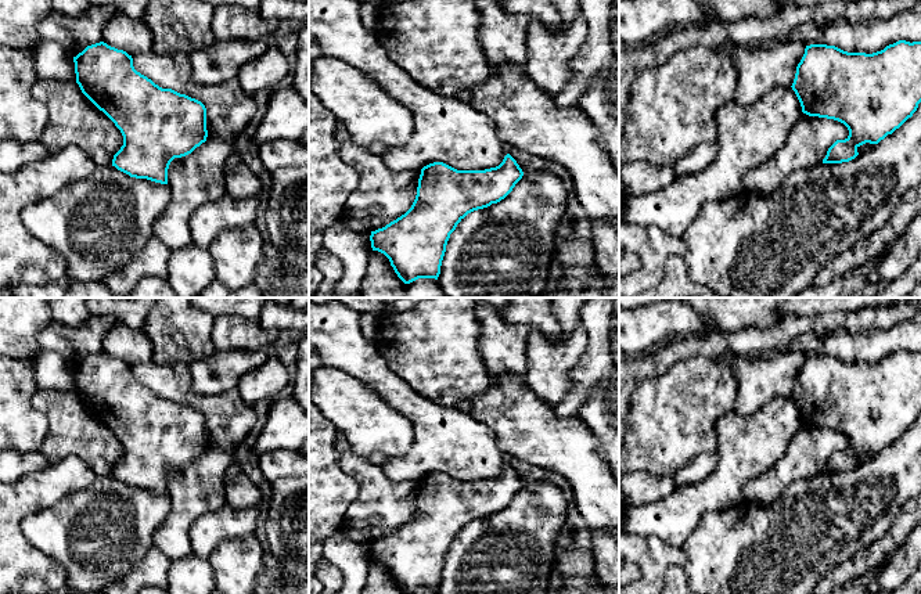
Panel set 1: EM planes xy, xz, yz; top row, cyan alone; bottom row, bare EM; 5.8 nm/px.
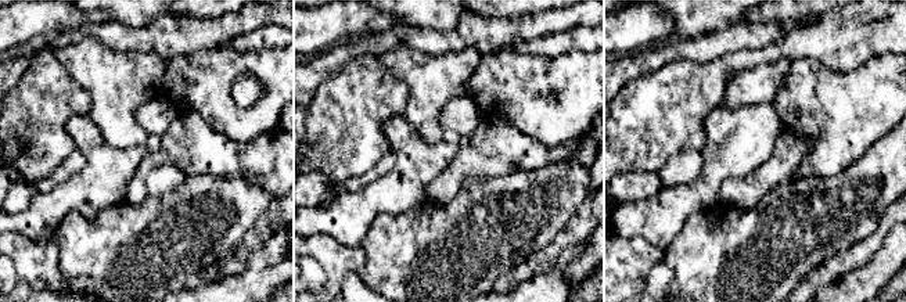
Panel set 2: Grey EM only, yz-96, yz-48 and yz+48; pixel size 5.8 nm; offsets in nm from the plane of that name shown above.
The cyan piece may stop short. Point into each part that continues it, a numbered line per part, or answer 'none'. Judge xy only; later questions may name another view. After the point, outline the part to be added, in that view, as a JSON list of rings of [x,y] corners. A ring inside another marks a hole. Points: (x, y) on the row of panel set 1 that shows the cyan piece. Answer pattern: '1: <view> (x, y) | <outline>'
none

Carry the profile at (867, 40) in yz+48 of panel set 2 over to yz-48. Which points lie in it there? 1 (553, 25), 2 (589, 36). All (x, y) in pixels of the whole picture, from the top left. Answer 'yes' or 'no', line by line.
1: no
2: yes

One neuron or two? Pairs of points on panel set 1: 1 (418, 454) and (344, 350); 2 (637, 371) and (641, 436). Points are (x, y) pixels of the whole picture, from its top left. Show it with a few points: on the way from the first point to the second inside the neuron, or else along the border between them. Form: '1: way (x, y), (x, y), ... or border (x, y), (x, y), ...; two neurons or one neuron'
1: way (421, 427), (421, 418), (371, 370); one neuron
2: border (668, 370), (646, 378), (633, 393); two neurons

